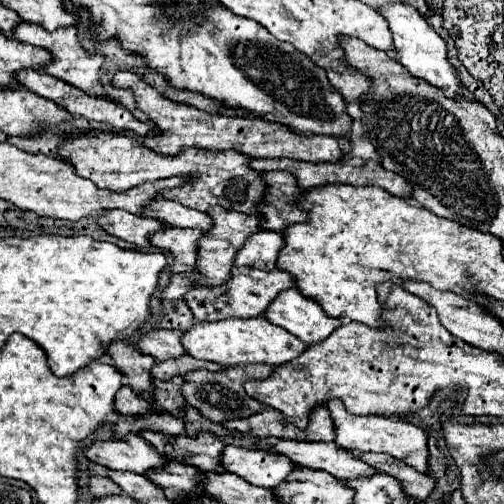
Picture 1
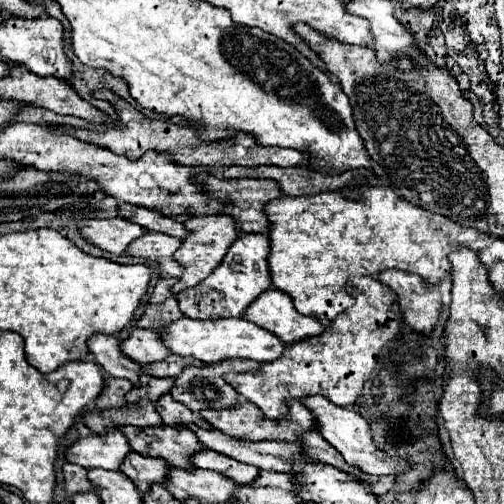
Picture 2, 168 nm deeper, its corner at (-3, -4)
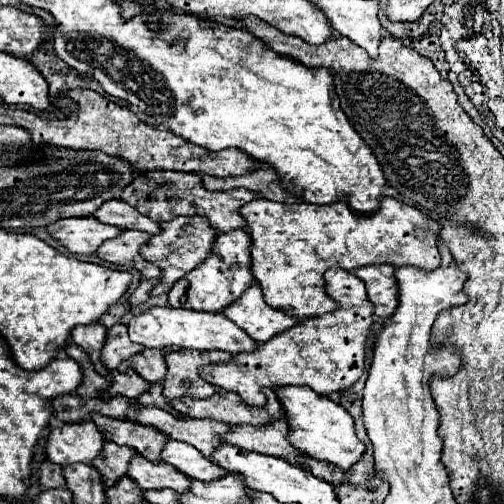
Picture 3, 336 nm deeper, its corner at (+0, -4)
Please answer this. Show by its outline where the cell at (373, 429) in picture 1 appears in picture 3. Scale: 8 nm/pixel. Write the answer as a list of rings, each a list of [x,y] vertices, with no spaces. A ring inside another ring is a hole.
[[[280,387],[276,389],[276,395],[288,415],[288,439],[290,443],[294,443],[296,449],[306,451],[316,459],[330,461],[342,471],[350,471],[352,465],[360,461],[364,453],[364,443],[360,443],[360,439],[356,437],[352,415],[346,413],[340,403],[332,401],[330,397],[318,397],[310,387]]]

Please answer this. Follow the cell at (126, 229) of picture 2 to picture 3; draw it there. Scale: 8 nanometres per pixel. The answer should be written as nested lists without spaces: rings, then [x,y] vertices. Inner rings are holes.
[[[70,217],[48,225],[54,239],[60,239],[70,253],[92,255],[106,239],[118,237],[122,233],[116,225],[106,225],[96,217]]]

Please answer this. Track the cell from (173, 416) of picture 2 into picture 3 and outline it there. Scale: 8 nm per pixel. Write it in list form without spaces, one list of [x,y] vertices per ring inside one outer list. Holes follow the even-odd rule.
[[[162,383],[150,385],[150,389],[148,389],[144,395],[138,397],[138,403],[144,405],[144,407],[152,407],[152,405],[154,405],[154,407],[160,407],[160,409],[164,409],[164,411],[172,411],[170,403],[168,403],[166,397],[162,395]]]

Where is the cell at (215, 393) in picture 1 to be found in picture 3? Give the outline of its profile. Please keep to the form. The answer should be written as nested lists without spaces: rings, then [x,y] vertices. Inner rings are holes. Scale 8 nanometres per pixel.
[[[186,349],[166,353],[168,375],[162,381],[164,397],[168,401],[180,397],[194,397],[194,399],[212,397],[216,393],[216,387],[200,377],[200,367],[208,363],[228,363],[228,361],[232,361],[232,355],[222,351],[194,353]]]

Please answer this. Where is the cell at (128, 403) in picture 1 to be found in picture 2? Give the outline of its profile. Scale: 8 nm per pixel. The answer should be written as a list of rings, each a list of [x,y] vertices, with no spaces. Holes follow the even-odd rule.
[[[105,377],[105,391],[101,391],[101,397],[95,403],[99,409],[109,409],[109,407],[121,407],[127,405],[123,403],[123,389],[119,387],[119,381],[115,377]]]

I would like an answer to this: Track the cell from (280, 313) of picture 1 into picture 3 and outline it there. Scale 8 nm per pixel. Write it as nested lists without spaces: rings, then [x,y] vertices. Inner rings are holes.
[[[252,285],[230,309],[224,309],[224,315],[232,319],[238,327],[242,327],[254,341],[264,343],[276,337],[278,333],[294,327],[298,323],[296,317],[282,313],[280,309],[270,307],[264,301],[260,285]]]

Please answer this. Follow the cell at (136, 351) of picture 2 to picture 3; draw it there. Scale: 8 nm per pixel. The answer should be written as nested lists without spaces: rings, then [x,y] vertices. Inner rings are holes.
[[[116,323],[108,331],[108,339],[106,339],[106,345],[102,349],[102,361],[104,361],[104,365],[108,365],[108,369],[116,369],[122,361],[134,357],[142,349],[144,349],[142,345],[130,341],[128,327],[122,323]]]

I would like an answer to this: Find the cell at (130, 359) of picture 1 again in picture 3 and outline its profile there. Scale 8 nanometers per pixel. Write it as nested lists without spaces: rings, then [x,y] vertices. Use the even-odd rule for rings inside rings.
[[[94,323],[94,325],[86,325],[86,327],[78,325],[78,329],[74,329],[74,333],[72,333],[72,341],[90,355],[96,371],[108,379],[110,369],[100,359],[100,351],[106,343],[106,333],[108,333],[108,329],[102,323]]]

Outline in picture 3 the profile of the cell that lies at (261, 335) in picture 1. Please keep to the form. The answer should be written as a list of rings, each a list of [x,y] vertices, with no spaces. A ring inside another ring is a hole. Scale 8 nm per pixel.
[[[152,307],[144,311],[142,315],[134,317],[128,323],[128,333],[134,343],[140,343],[144,347],[154,347],[154,349],[166,349],[166,347],[198,349],[198,351],[220,349],[220,351],[238,355],[238,353],[252,353],[258,347],[258,343],[250,335],[246,335],[244,329],[240,329],[222,313],[202,313],[202,311],[174,309],[174,307]]]

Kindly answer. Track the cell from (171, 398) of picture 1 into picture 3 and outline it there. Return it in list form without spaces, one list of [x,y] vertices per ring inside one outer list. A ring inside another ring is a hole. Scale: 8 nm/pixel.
[[[128,369],[126,373],[116,373],[110,385],[112,395],[126,395],[130,399],[138,399],[148,389],[150,389],[150,383],[144,381],[134,369]]]

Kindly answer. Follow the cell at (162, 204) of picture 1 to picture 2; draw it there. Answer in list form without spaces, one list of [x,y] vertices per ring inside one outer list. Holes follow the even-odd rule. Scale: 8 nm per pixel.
[[[117,203],[117,211],[119,211],[121,217],[141,225],[147,231],[167,233],[167,235],[177,237],[177,239],[183,239],[187,235],[187,229],[185,229],[183,223],[179,223],[179,221],[171,219],[171,217],[165,217],[165,215],[161,215],[157,211],[137,207],[137,205],[129,205],[129,203]]]

